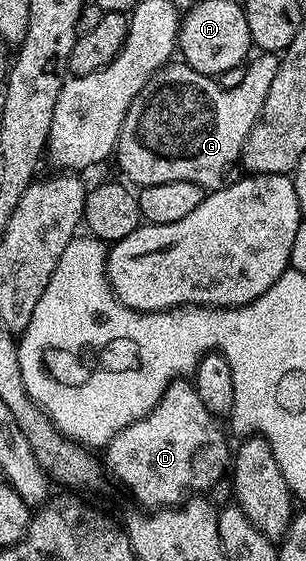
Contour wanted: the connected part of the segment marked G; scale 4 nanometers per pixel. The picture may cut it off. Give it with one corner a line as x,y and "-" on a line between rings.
260,52
255,56
250,58
245,68
245,79
241,79
237,87
228,89
222,89
214,76
199,73
186,63
168,63
151,76
147,86
133,99
125,115
117,146
119,169
128,177
126,180
132,186
184,181
197,183
204,191
223,188
223,176
242,158
249,135
265,107
265,95
269,95
269,87
273,87
273,78
277,76
280,58
276,54

